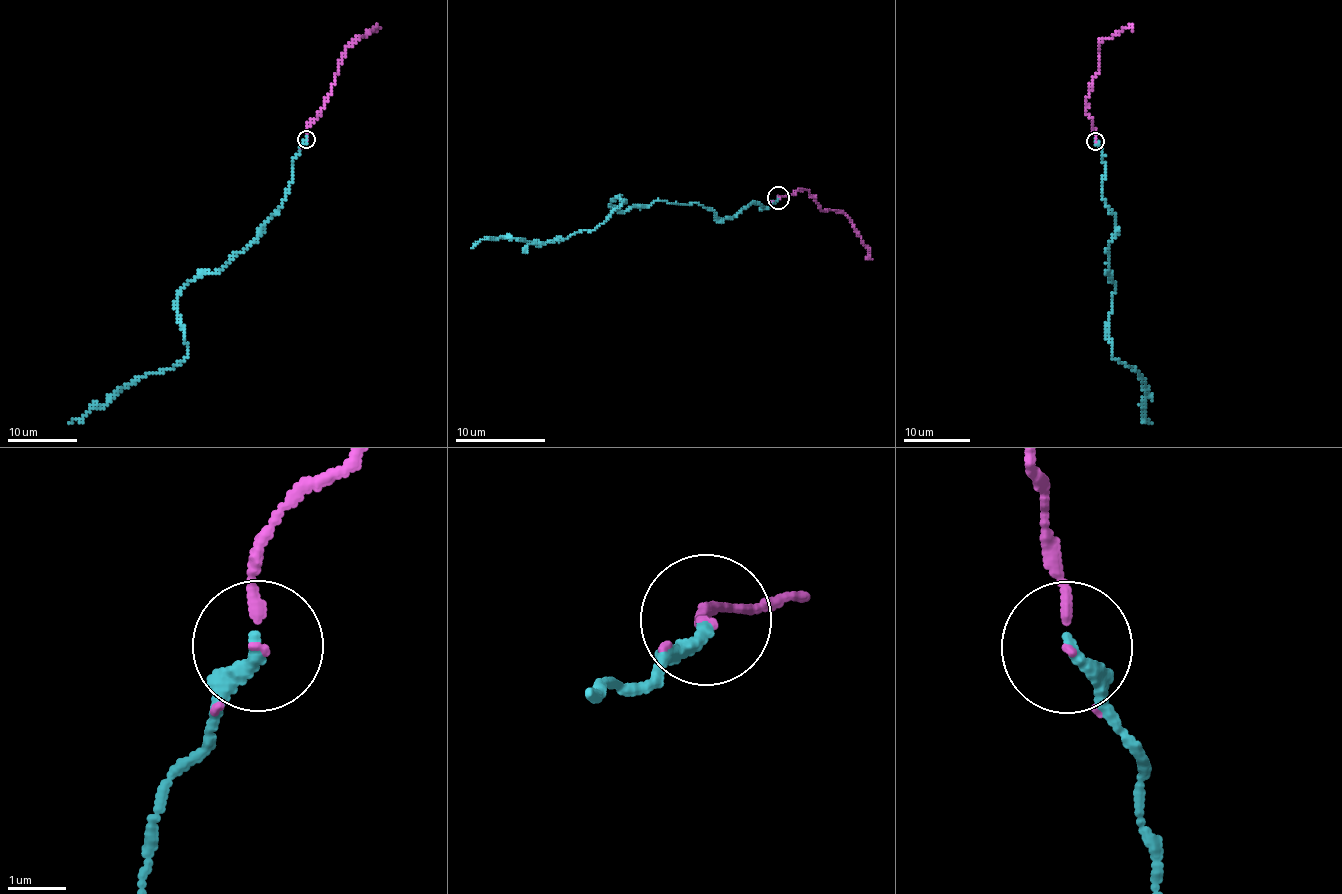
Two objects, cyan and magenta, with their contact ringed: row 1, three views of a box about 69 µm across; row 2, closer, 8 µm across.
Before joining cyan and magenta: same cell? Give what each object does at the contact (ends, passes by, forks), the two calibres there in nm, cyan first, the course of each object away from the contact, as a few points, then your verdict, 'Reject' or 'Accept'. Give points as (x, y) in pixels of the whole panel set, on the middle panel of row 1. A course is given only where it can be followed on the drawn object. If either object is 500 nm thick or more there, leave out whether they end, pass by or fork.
At the ring cyan ends. At the ring magenta passes by. Thickness 240 nm (cyan) against 100 nm. Course of cyan: (777, 197), (719, 218), (699, 203), (611, 208), (620, 195), (593, 230), (471, 248). Course of magenta: (777, 197), (793, 195), (800, 188), (807, 190), (822, 211), (841, 210), (868, 250), (865, 259). Accept

